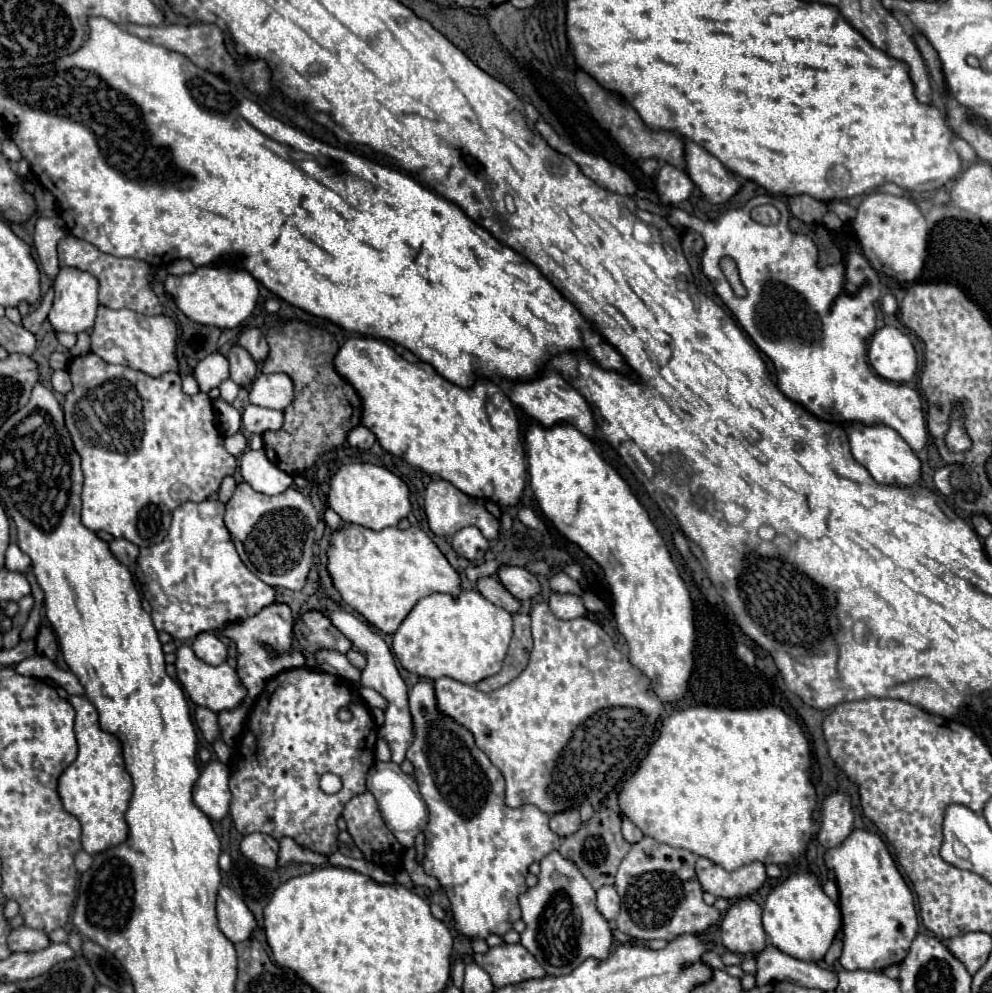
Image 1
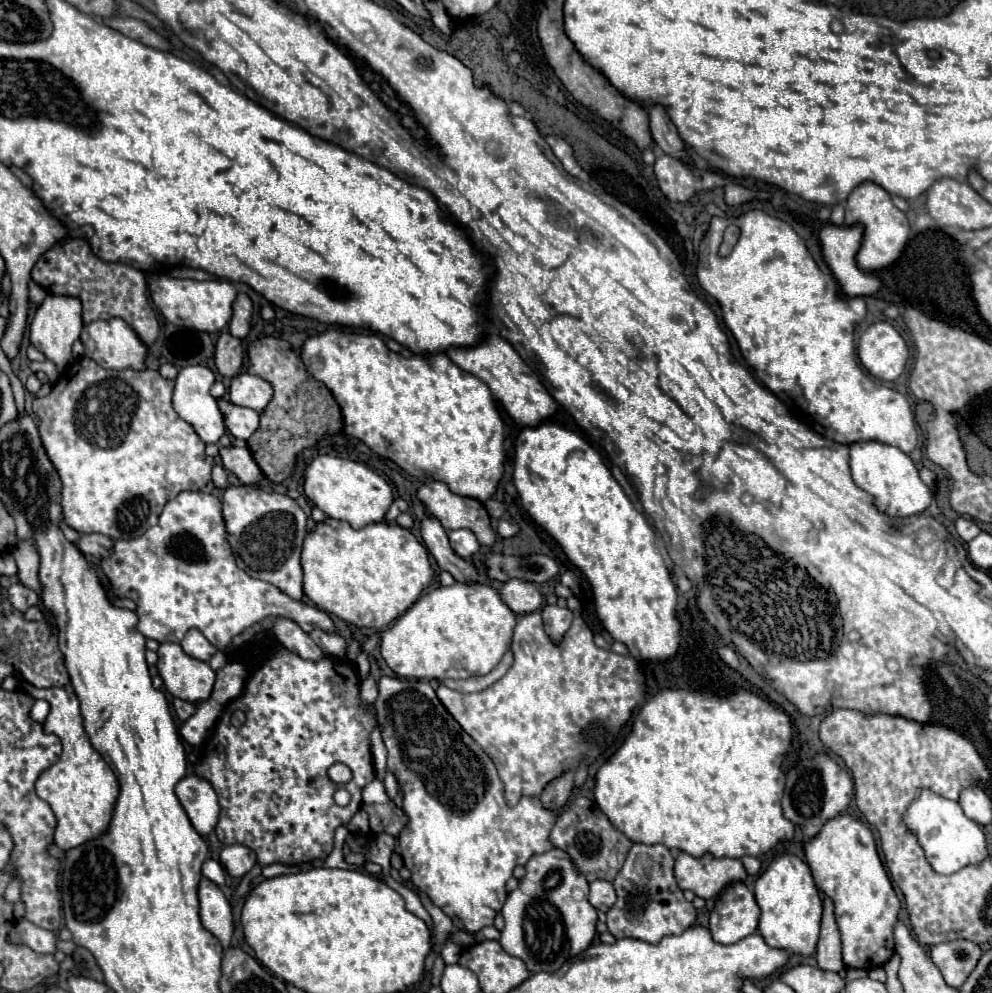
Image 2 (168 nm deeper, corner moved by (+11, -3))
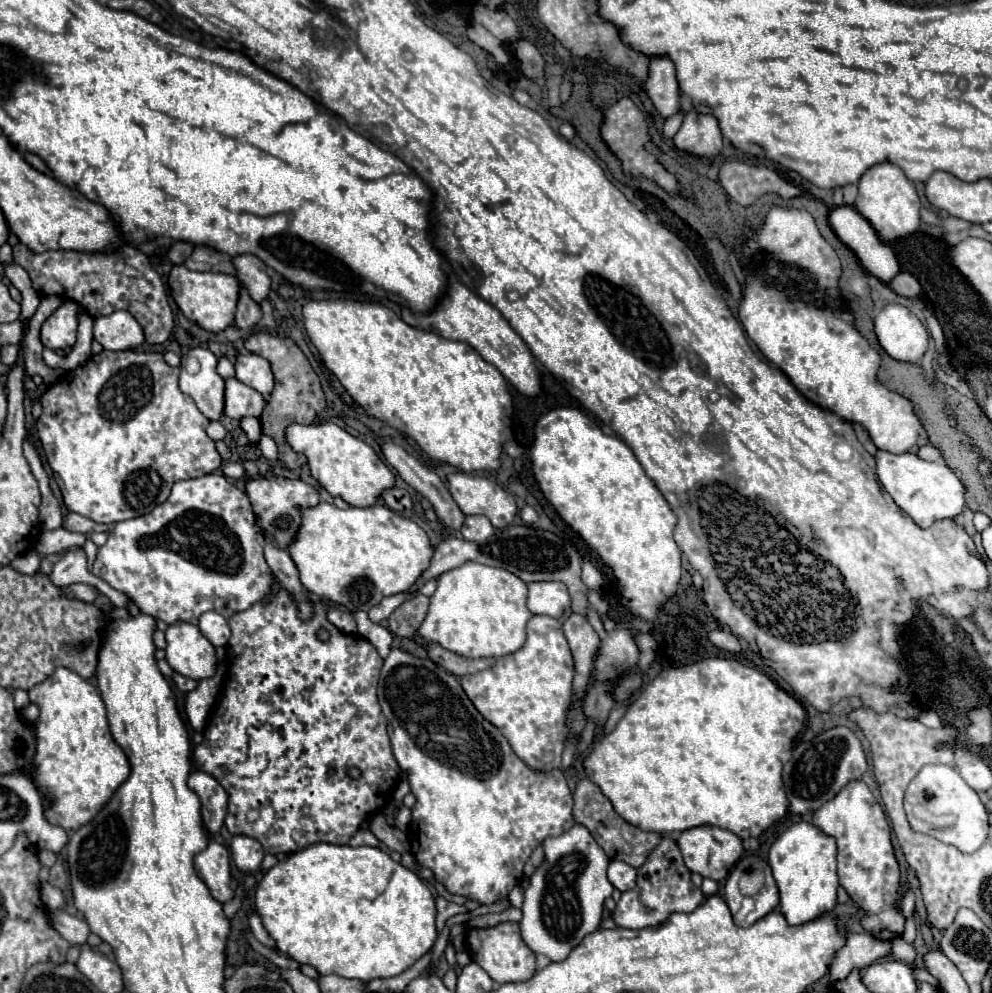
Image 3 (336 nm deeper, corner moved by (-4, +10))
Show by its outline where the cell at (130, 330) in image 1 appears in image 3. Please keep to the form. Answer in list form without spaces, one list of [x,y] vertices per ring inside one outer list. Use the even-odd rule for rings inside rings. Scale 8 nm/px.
[[[115,311],[95,319],[95,341],[109,351],[125,351],[139,347],[145,337],[139,323],[127,311]]]

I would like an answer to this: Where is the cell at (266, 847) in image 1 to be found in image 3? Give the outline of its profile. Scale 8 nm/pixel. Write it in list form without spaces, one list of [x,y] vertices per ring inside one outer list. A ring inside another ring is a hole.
[[[237,835],[231,841],[231,855],[233,855],[233,861],[239,871],[253,873],[261,867],[265,853],[263,853],[263,847],[259,845],[259,841],[245,837],[245,835]]]

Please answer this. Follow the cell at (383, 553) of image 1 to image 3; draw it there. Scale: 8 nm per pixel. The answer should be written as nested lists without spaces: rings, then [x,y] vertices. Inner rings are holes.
[[[319,503],[315,507],[303,507],[299,511],[301,525],[295,541],[291,541],[287,551],[299,569],[303,587],[311,595],[317,595],[331,603],[341,603],[351,611],[369,611],[383,597],[407,591],[431,561],[433,547],[427,533],[417,523],[397,515],[383,503],[349,509],[339,509],[333,503]]]

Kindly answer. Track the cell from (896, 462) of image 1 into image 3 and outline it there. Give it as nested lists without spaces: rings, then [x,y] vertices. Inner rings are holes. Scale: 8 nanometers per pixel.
[[[877,451],[877,479],[893,501],[923,529],[941,519],[955,519],[967,505],[965,485],[943,461],[929,463],[915,453],[893,455],[889,451]]]

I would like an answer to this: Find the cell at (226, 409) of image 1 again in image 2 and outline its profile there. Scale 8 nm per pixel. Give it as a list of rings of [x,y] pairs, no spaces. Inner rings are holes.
[[[184,366],[176,380],[174,380],[174,396],[172,396],[172,402],[174,402],[174,410],[178,412],[180,418],[184,418],[186,422],[190,422],[196,430],[196,434],[206,442],[218,442],[220,436],[226,432],[226,426],[224,426],[224,414],[220,412],[218,408],[218,402],[216,398],[210,396],[210,386],[216,382],[214,378],[214,372],[208,368],[208,366]]]

